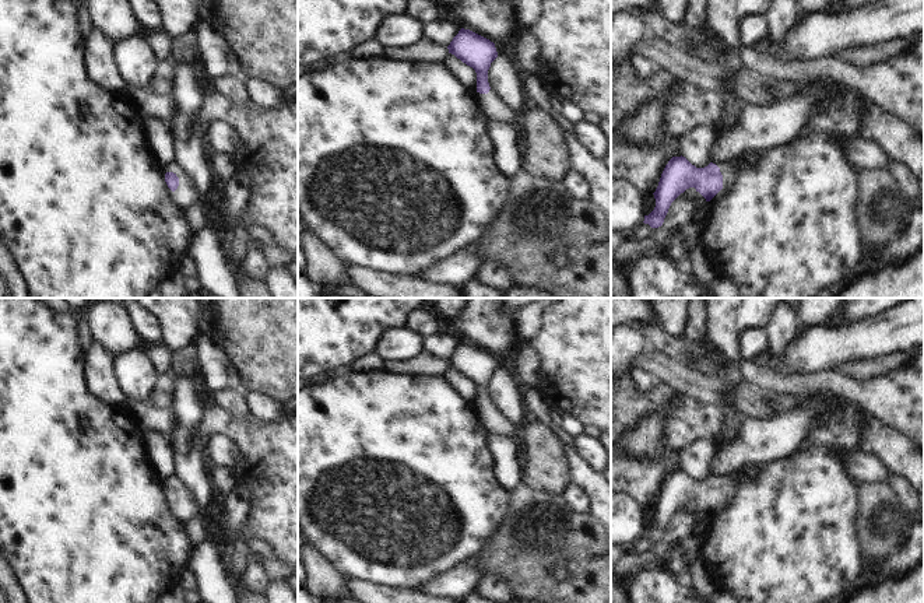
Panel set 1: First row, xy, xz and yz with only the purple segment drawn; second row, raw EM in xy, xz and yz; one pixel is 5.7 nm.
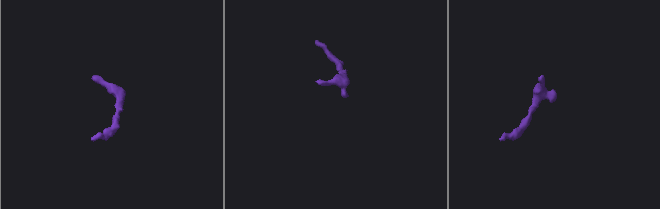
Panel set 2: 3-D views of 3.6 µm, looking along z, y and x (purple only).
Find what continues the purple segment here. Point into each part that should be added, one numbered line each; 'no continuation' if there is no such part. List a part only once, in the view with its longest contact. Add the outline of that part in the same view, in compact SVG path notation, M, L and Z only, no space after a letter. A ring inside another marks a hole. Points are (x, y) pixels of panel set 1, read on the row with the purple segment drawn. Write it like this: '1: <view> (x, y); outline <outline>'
1: xy (179, 192); outline M168 168L165 169L165 172L173 172L178 178L179 178L179 186L178 189L173 192L179 199L180 201L185 204L187 200L187 194L185 192L185 183L183 180L180 179L179 173L175 171L175 168Z

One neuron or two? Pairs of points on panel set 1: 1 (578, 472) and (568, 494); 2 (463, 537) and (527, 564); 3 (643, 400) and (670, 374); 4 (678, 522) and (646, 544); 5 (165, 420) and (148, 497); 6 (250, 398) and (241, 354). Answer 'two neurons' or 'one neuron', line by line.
1: two neurons
2: two neurons
3: two neurons
4: two neurons
5: two neurons
6: two neurons

